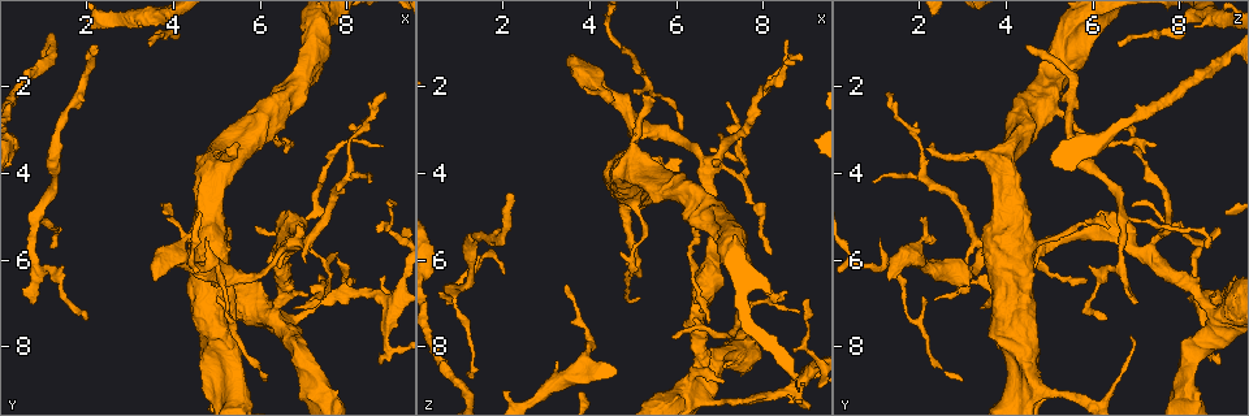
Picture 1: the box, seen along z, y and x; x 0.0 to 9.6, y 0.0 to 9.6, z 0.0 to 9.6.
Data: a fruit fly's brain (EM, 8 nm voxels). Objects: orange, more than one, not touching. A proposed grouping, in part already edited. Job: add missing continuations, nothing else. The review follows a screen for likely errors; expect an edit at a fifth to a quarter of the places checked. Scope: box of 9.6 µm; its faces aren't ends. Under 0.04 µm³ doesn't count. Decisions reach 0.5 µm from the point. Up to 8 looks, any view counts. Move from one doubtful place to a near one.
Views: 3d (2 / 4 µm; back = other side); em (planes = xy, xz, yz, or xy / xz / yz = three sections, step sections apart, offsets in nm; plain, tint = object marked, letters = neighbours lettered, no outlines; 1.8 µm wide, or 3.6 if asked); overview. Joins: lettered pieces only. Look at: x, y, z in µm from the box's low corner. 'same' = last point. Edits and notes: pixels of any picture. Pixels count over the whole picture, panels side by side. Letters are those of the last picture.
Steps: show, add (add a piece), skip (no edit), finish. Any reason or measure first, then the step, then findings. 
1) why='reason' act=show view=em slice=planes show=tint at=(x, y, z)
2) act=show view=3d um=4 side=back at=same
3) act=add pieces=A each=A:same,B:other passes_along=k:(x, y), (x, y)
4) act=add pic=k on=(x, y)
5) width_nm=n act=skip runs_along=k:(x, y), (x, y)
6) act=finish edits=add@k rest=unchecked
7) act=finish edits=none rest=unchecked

why='branch stops here' act=show view=3d um=4 at=(5.35, 3.25, 2.25)

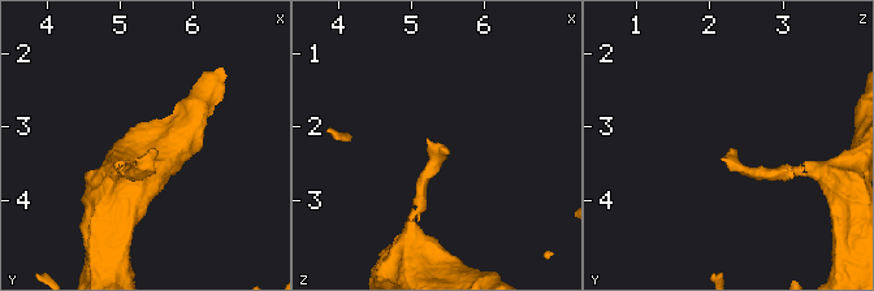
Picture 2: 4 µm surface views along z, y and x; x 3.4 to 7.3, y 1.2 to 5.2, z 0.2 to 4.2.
why='need the tissue' act=show view=em slice=planes show=tint at=(5.40, 3.30, 2.25)

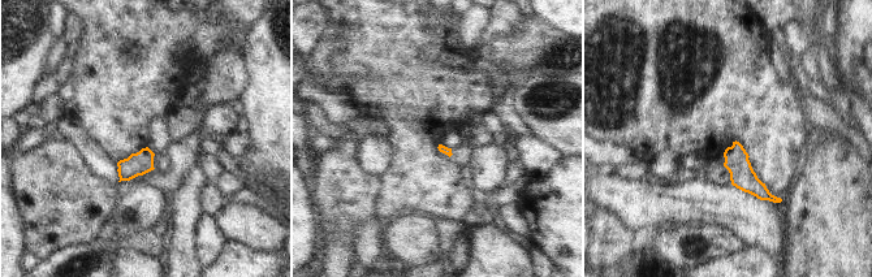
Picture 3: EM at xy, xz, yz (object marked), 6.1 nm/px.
act=show view=em slice=planes show=letters at=same

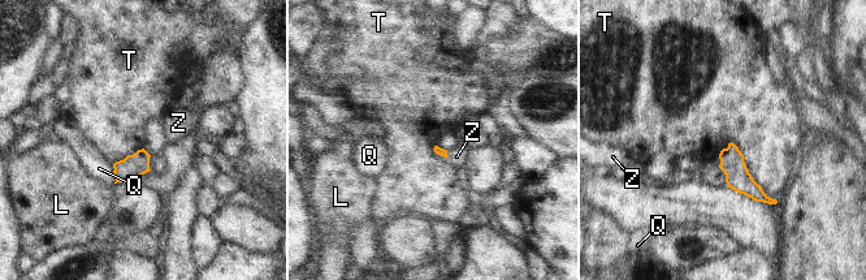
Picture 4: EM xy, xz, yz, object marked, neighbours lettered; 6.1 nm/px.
act=add pieces=Z each=L:other,Q:other,T:other,Z:same passes_along=4:(444, 153), (446, 154), (457, 156) found='the neuron continues'

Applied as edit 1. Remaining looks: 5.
why='end of a long branch' act=show view=em slice=planes show=letters at=(2.25, 1.10, 4.50)

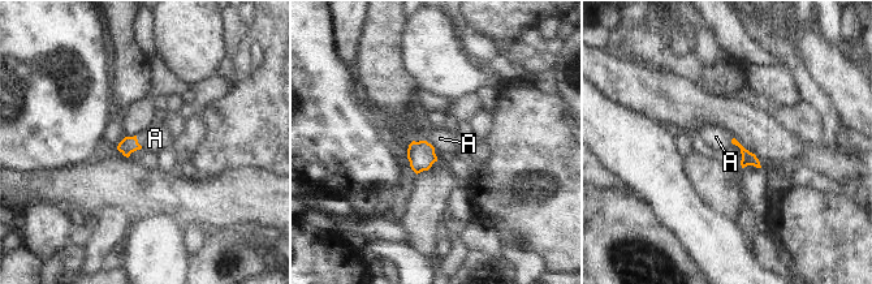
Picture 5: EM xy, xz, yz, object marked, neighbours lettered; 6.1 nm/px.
act=add pieces=A each=A:same found='it goes on there'

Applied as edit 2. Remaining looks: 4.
why='thick turns thin' act=show view=3d um=4 side=back at=(6.85, 5.30, 6.00)

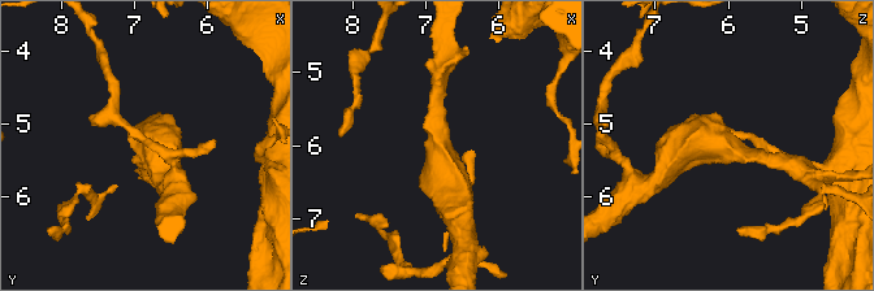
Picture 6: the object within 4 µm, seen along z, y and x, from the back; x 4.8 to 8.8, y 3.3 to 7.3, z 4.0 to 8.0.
arm_widths_nm=200,460 why='need the tissue' act=show view=em um=3.6 slice=planes show=plain at=(6.80, 5.30, 6.05)

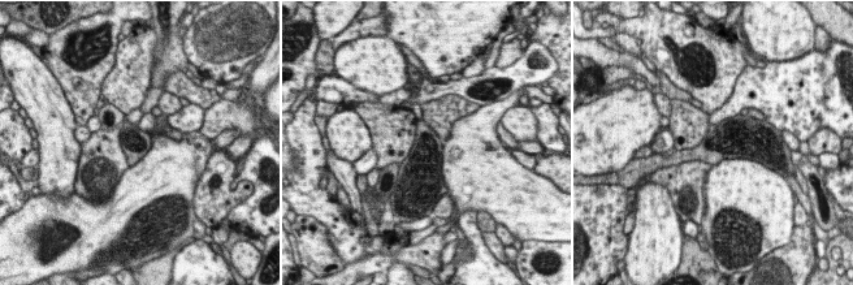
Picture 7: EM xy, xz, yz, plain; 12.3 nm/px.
act=show view=em um=3.6 slice=planes show=letters at=same

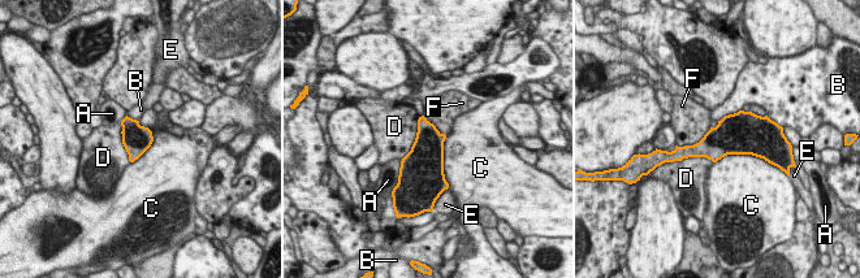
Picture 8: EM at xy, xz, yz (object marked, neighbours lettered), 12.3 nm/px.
longest_contact=C:600nm act=skip each=A:other,B:other,C:other,D:other,E:other,F:other border=8:(423, 116), (446, 135) found='no lettered piece goes on from it'

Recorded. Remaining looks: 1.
why='free end' act=show view=em slice=planes show=letters at=(8.80, 8.35, 8.95)

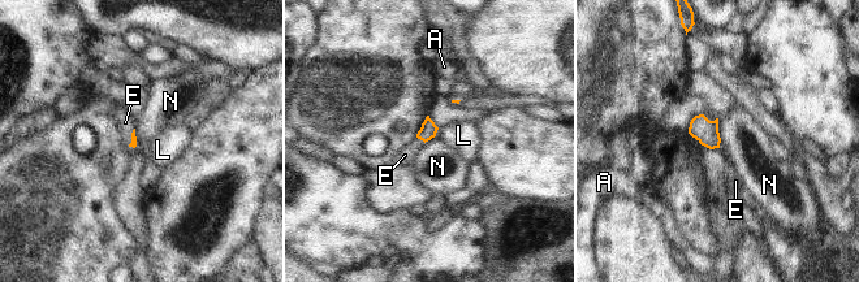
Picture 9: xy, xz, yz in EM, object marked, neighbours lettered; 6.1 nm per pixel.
act=add pieces=E each=A:other,E:same,L:other,N:other found='the neuron continues'

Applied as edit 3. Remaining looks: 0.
act=finish edits=add@4,add@5,add@9 rest=unchecked

